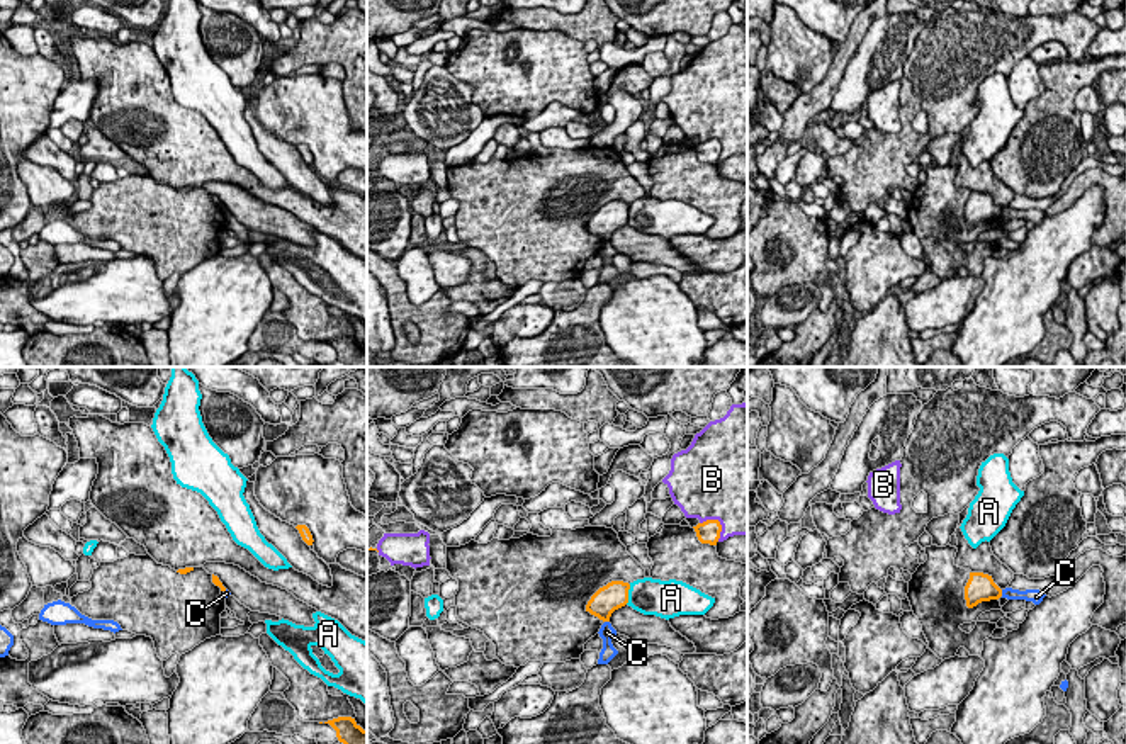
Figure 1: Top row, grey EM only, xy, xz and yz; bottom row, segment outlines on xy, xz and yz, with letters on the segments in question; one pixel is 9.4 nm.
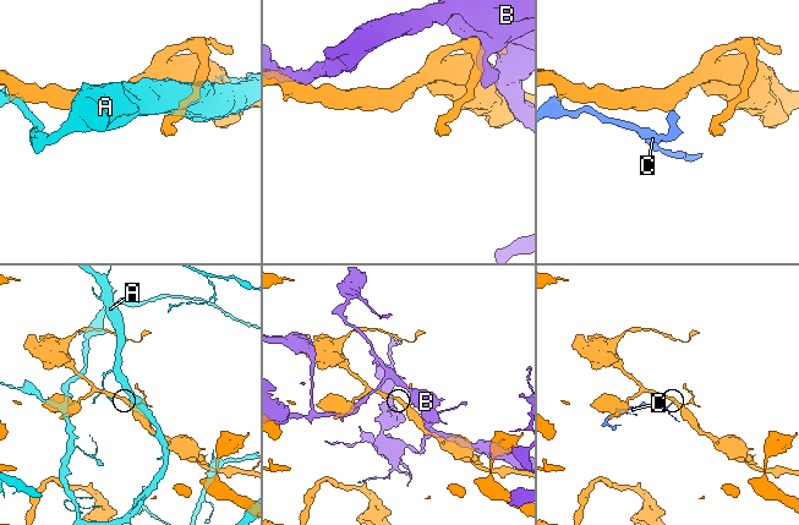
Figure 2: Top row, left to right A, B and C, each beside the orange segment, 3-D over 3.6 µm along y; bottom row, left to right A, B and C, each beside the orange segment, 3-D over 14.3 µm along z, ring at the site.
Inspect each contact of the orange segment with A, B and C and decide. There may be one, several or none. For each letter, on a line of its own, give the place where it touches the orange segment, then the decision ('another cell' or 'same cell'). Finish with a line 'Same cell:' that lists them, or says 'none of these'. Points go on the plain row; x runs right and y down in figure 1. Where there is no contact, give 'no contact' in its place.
A: xz (627, 214) | another cell
B: xz (719, 141) | another cell
C: yz (1001, 213) | another cell
Same cell: none of these

